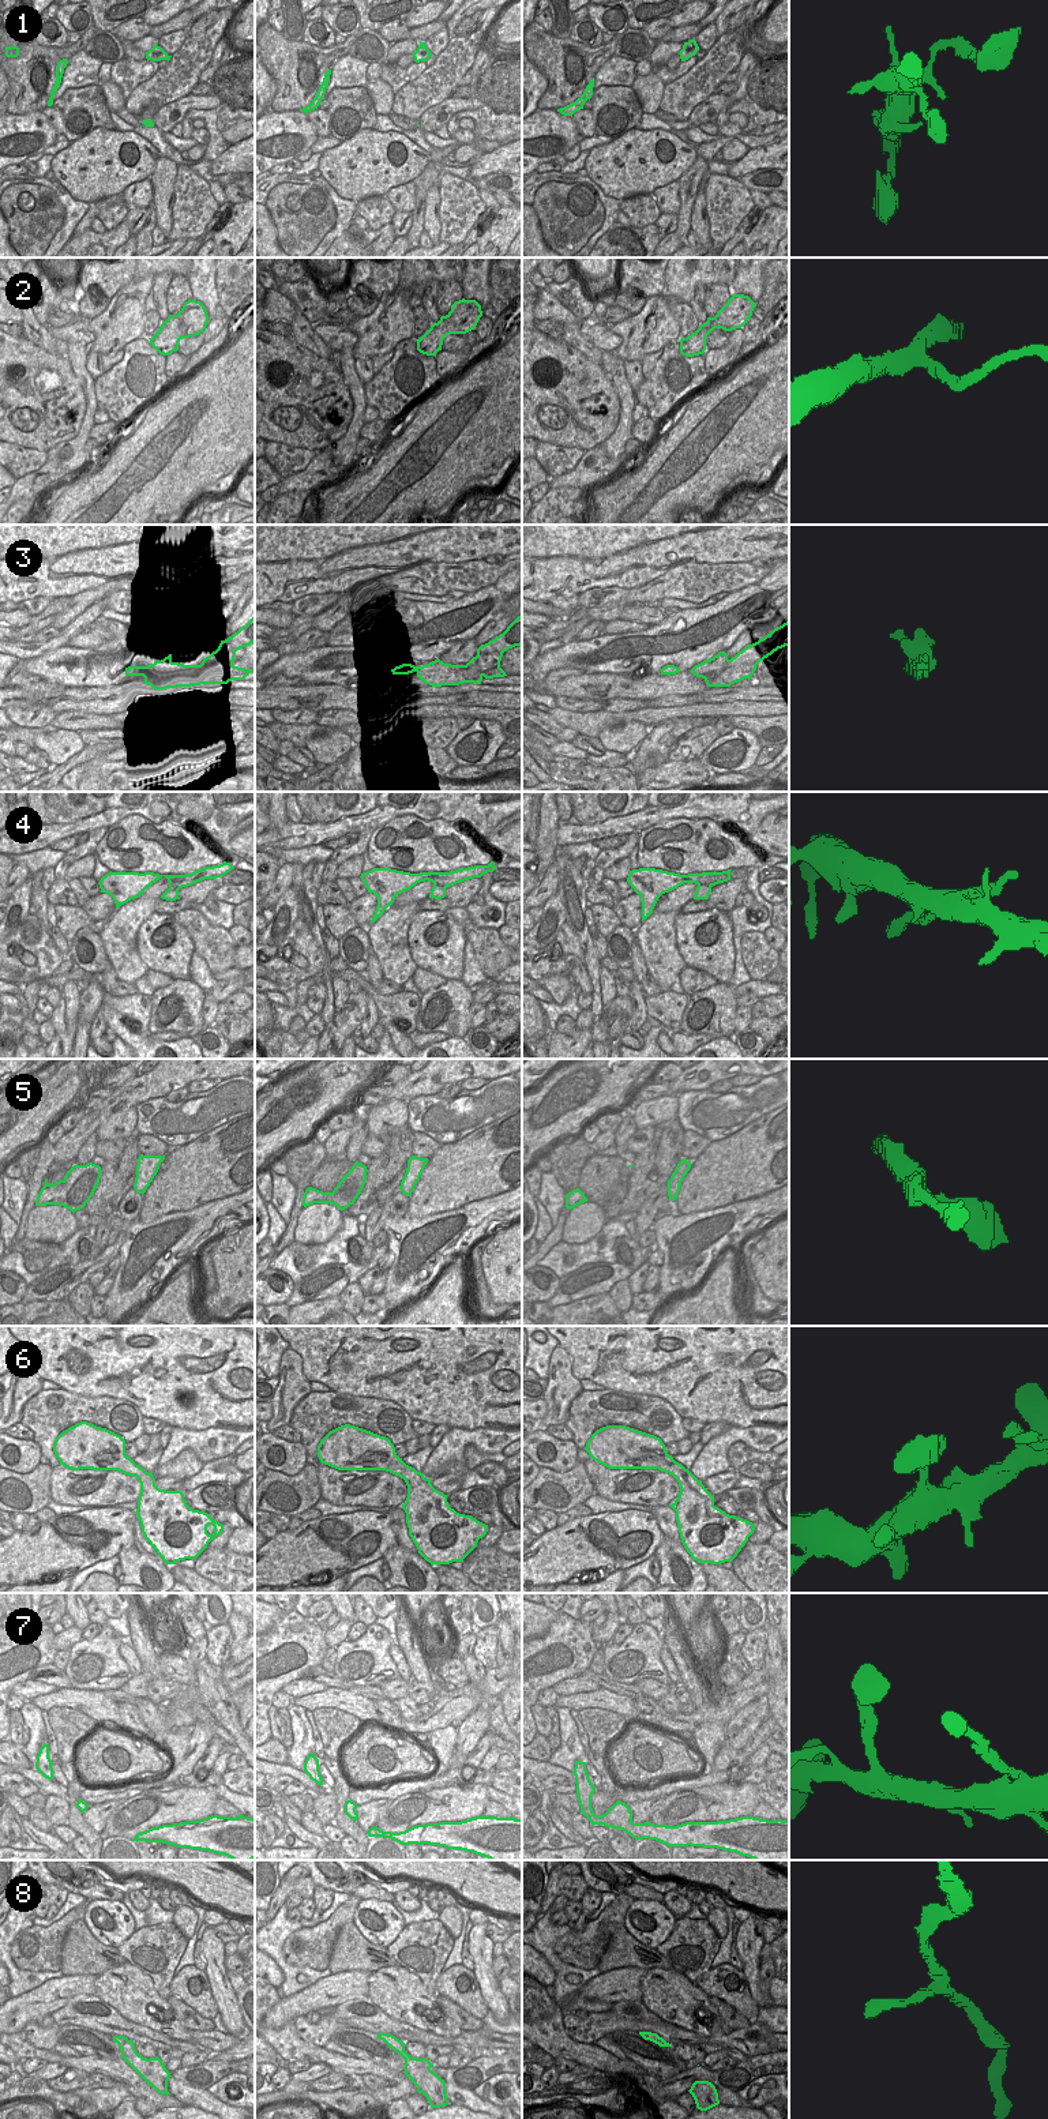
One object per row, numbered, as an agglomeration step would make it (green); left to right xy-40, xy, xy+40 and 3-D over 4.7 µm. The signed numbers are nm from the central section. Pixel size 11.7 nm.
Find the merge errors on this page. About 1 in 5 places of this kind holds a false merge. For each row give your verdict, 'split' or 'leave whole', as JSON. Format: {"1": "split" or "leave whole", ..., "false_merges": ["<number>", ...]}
{"1": "leave whole", "2": "leave whole", "3": "split", "4": "leave whole", "5": "leave whole", "6": "leave whole", "7": "leave whole", "8": "leave whole", "false_merges": ["3"]}

